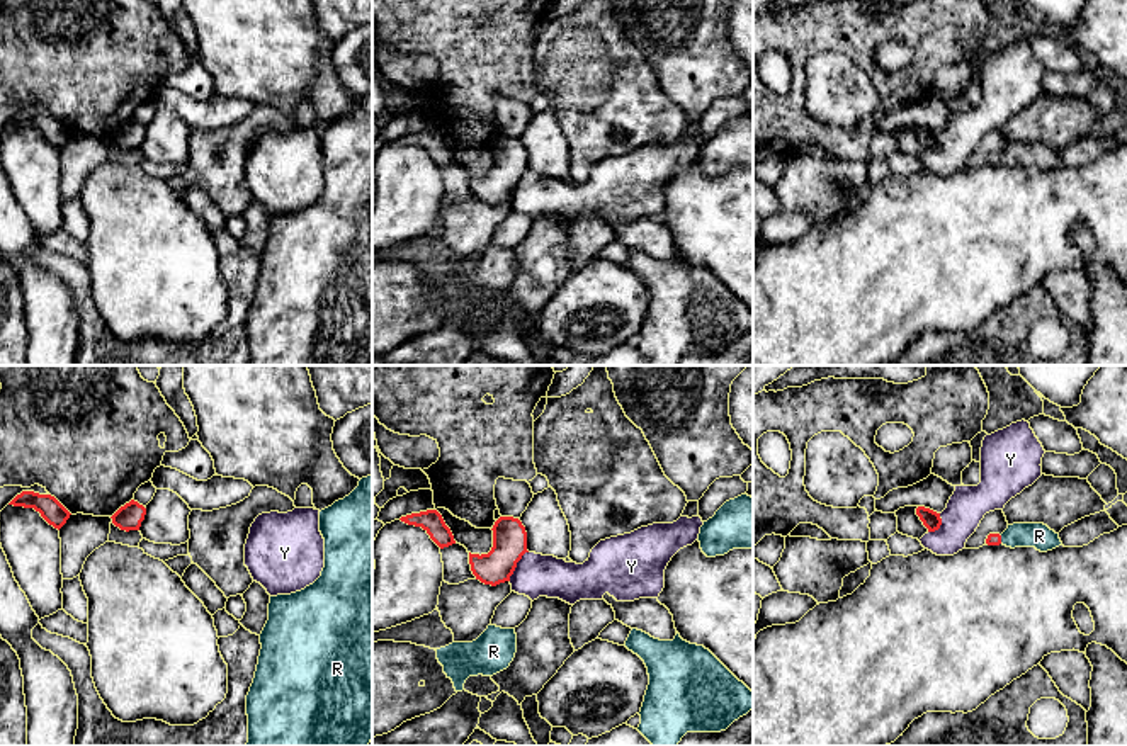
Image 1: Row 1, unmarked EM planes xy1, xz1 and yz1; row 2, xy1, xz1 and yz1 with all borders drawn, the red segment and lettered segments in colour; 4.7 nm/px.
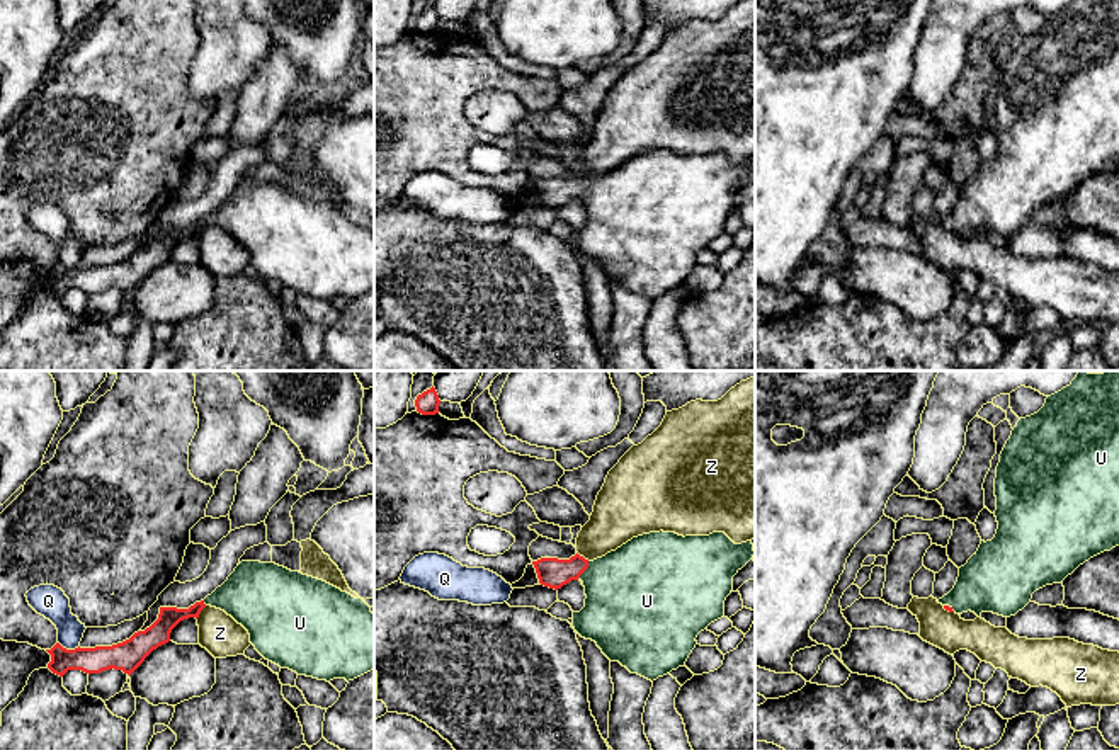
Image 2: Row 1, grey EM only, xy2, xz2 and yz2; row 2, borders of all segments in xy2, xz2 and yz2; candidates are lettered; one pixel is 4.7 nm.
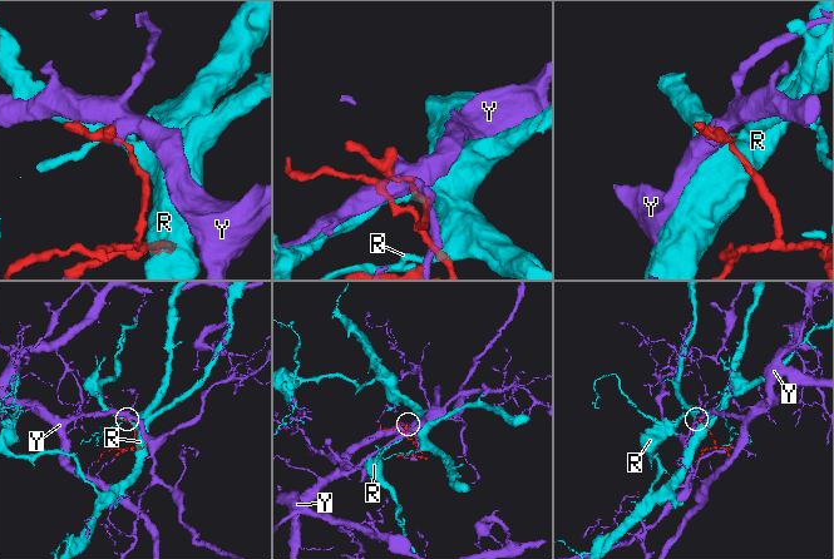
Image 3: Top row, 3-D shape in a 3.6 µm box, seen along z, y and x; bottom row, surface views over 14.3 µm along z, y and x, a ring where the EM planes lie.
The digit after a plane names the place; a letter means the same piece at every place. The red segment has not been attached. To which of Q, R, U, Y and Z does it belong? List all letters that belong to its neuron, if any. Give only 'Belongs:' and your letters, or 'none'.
Belongs: U

